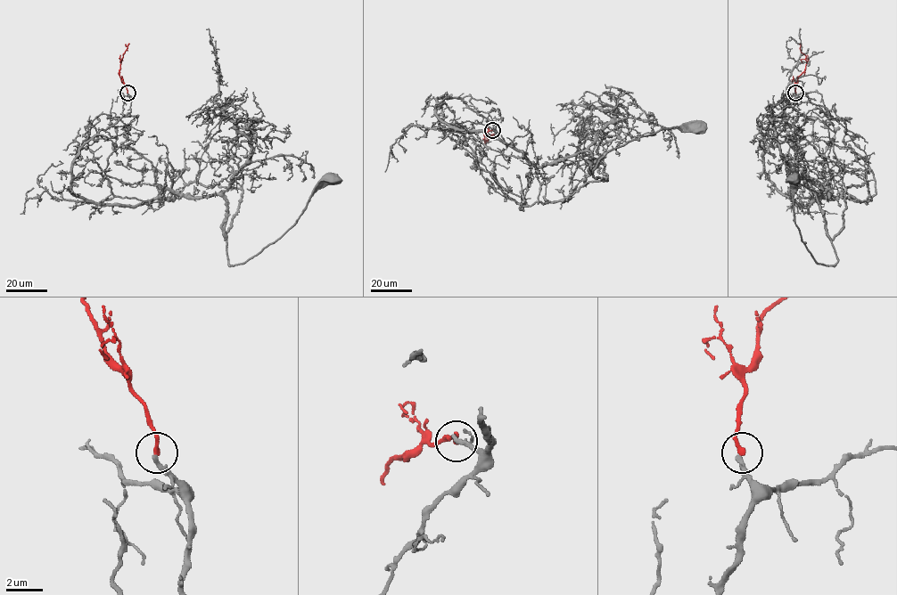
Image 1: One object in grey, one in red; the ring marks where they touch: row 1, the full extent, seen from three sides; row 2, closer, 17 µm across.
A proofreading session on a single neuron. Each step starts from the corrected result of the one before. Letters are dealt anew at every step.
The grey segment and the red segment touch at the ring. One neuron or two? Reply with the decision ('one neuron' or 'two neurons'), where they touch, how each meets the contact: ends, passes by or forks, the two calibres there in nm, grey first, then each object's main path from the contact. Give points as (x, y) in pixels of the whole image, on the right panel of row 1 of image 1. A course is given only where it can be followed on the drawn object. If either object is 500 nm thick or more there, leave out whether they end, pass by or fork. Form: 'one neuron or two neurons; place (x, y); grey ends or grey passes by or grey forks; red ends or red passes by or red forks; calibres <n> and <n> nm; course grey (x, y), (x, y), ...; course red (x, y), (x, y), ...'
one neuron; place (795, 93); grey ends; red ends; calibres 280 and 280 nm; course grey (796, 93), (764, 134), (765, 175), (795, 205), (831, 192), (817, 199), (834, 264), (802, 240), (794, 177); course red (796, 92), (798, 77), (807, 62), (799, 44)

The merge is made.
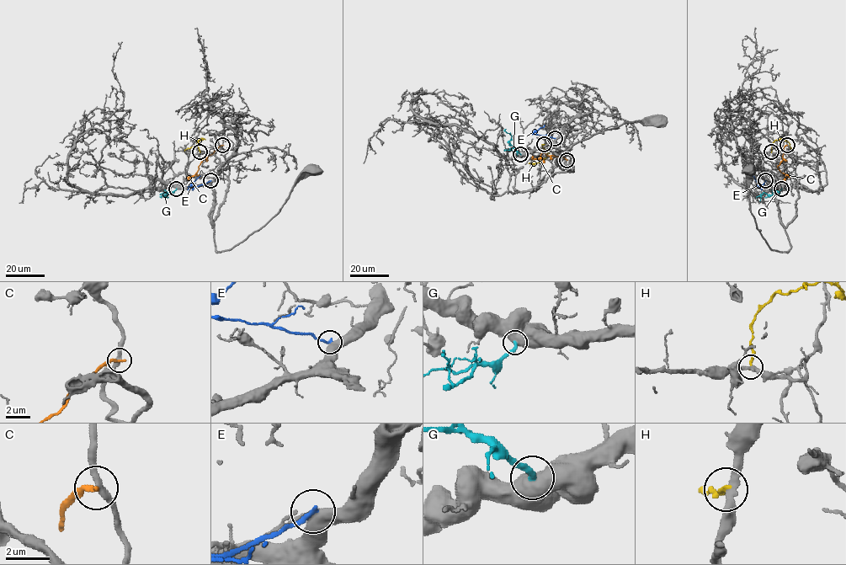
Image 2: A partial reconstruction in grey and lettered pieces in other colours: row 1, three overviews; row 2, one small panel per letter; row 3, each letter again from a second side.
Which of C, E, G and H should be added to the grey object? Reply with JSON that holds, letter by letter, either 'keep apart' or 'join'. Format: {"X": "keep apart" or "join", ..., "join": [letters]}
{"C": "keep apart", "E": "keep apart", "G": "join", "H": "keep apart", "join": ["G"]}

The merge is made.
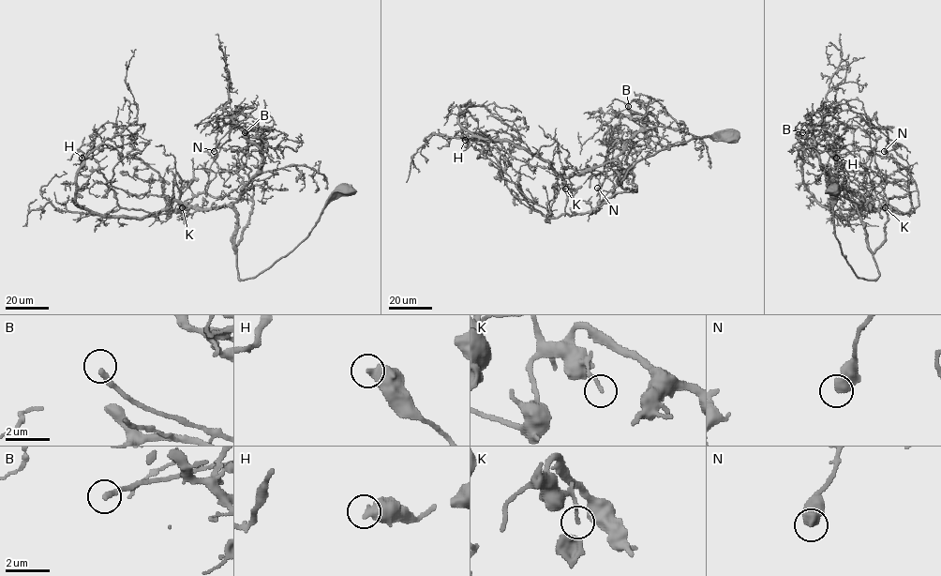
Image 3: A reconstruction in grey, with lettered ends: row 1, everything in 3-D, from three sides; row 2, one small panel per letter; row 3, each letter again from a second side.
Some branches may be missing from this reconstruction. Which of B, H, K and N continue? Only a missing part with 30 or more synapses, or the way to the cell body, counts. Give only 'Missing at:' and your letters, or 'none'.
Missing at: none

